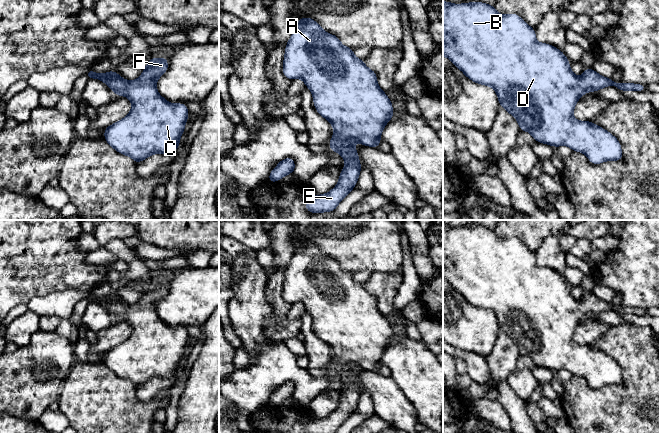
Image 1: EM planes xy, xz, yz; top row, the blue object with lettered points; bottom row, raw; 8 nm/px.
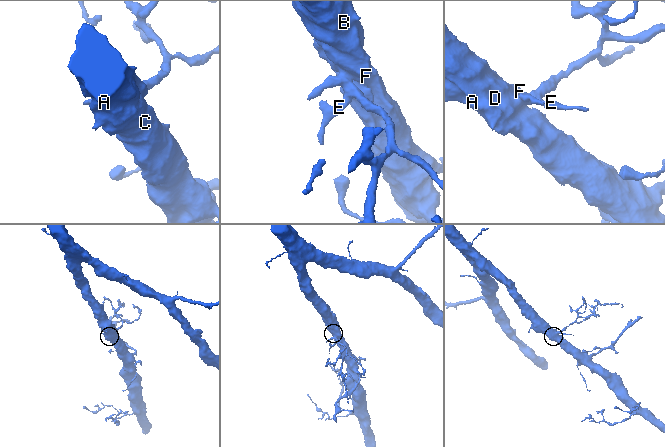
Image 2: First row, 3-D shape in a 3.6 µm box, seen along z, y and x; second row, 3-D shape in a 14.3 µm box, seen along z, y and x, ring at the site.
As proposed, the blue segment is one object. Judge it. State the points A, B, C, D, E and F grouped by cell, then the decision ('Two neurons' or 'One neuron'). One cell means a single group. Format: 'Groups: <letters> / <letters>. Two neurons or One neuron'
Groups: A B C D E F. One neuron

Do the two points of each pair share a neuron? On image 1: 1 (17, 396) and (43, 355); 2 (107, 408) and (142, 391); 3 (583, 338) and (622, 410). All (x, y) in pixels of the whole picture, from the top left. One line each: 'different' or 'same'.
1: same
2: different
3: different

